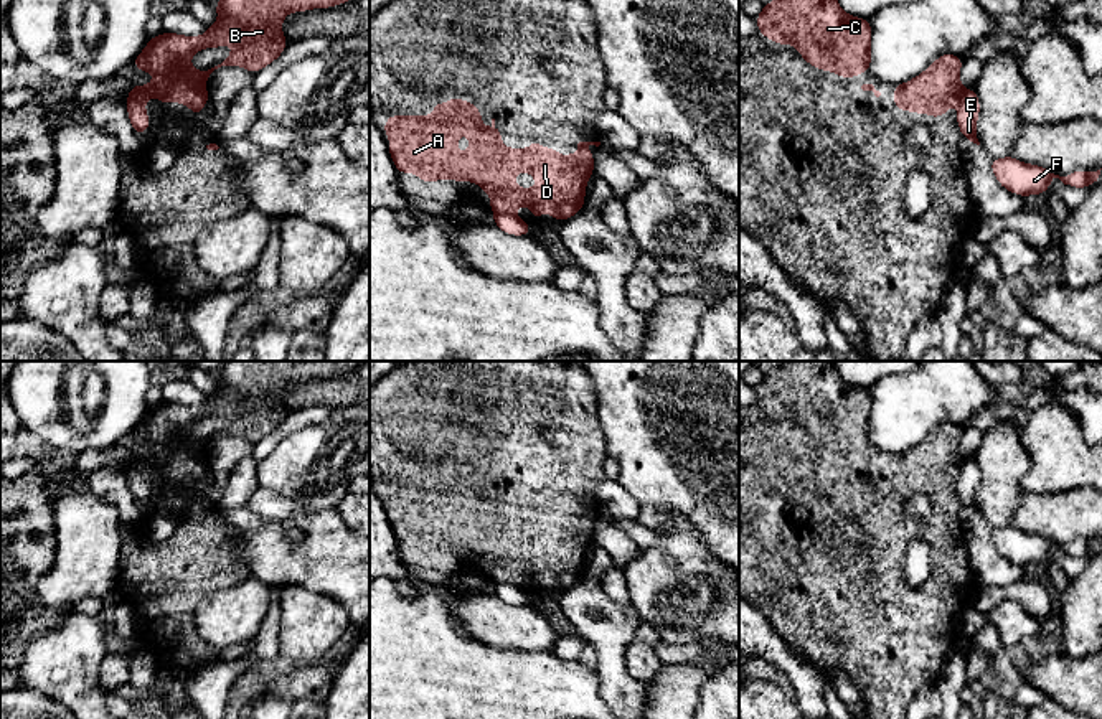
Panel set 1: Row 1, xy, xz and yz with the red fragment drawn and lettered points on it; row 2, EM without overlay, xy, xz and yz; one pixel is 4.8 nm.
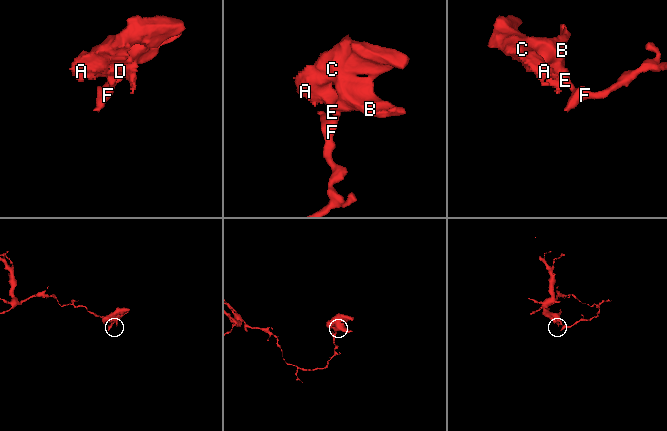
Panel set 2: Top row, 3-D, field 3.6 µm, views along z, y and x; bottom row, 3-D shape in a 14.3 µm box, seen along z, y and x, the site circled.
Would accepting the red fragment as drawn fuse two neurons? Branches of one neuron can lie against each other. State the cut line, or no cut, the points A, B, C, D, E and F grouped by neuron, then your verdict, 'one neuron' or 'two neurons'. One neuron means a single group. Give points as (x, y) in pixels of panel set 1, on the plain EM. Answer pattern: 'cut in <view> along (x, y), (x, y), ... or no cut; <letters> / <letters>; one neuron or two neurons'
cut in xz along (513, 582), (495, 584); A B C D / E F; two neurons

